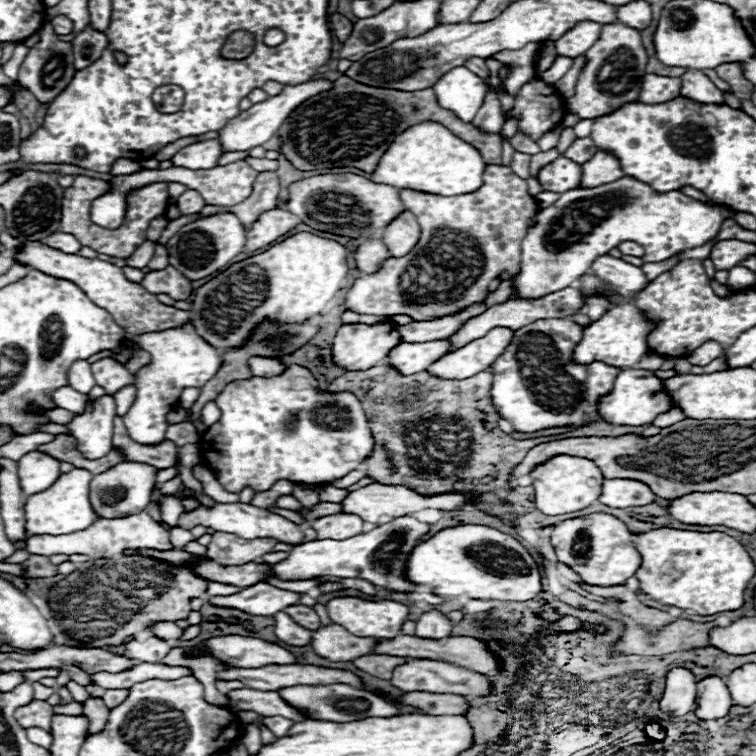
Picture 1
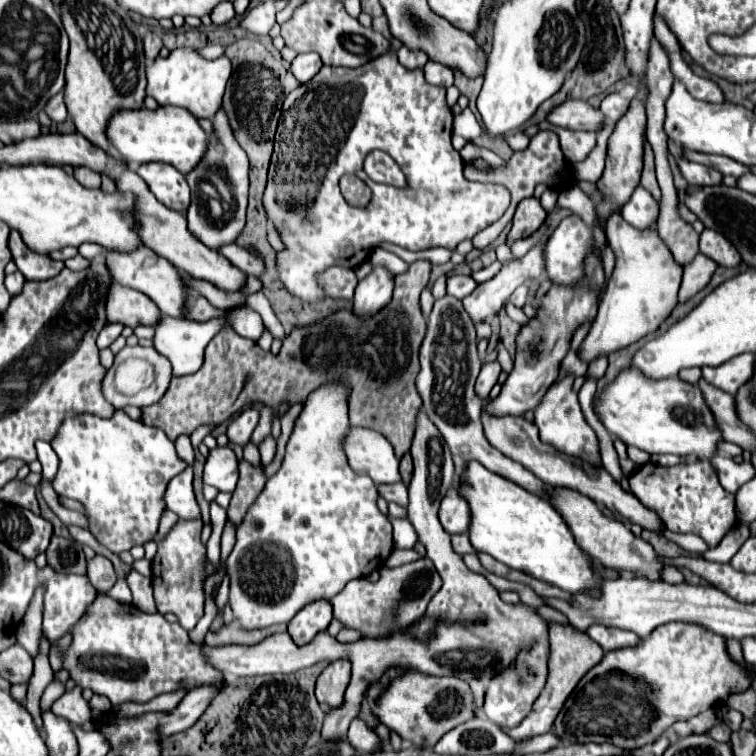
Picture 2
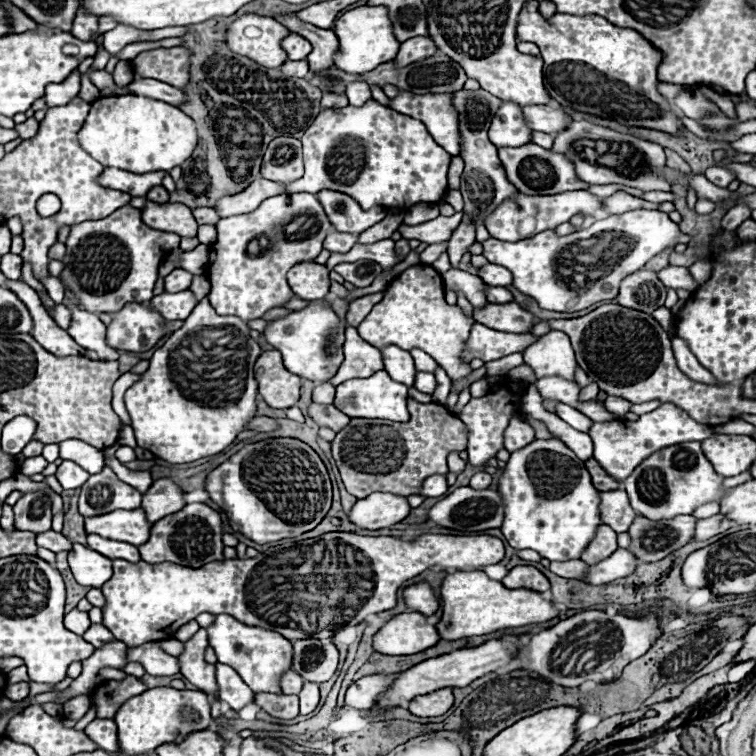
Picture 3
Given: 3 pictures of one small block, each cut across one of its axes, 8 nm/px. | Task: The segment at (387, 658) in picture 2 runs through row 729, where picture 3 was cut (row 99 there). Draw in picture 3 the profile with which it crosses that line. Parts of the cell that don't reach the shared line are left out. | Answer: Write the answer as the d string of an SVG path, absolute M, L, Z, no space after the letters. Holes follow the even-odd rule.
M324 94L322 108L344 108L348 106L348 98L344 94Z

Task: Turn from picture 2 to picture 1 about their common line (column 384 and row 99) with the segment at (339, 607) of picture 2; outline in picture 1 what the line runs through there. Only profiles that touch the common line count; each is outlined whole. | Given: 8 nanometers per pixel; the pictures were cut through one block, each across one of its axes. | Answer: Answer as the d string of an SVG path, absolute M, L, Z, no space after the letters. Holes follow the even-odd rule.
M612 22L602 26L600 38L594 42L594 46L586 52L586 66L582 68L578 82L576 82L576 94L566 100L568 114L576 114L582 120L596 118L614 112L614 108L636 102L640 94L640 80L644 78L648 56L642 48L640 32L622 24Z

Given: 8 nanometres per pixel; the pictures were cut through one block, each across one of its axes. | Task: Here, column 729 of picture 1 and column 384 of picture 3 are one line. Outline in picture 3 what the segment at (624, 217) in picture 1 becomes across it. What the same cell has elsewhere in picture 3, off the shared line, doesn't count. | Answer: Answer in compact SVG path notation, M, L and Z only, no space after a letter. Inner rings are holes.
M320 190L318 200L322 202L336 230L356 236L386 216L386 210L380 210L380 206L372 206L372 210L360 210L360 204L354 198L348 198L348 194L336 194L334 190Z

